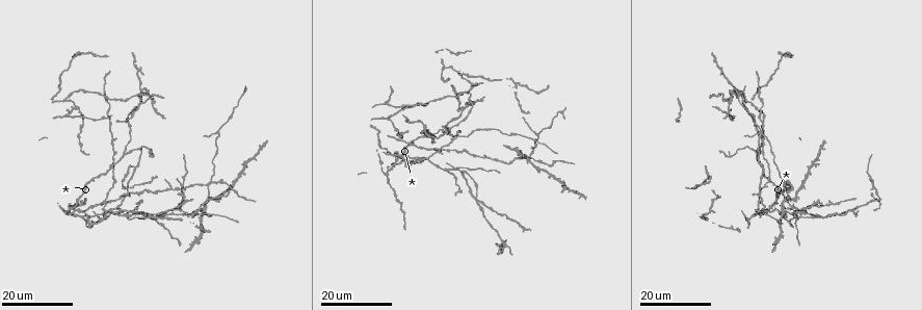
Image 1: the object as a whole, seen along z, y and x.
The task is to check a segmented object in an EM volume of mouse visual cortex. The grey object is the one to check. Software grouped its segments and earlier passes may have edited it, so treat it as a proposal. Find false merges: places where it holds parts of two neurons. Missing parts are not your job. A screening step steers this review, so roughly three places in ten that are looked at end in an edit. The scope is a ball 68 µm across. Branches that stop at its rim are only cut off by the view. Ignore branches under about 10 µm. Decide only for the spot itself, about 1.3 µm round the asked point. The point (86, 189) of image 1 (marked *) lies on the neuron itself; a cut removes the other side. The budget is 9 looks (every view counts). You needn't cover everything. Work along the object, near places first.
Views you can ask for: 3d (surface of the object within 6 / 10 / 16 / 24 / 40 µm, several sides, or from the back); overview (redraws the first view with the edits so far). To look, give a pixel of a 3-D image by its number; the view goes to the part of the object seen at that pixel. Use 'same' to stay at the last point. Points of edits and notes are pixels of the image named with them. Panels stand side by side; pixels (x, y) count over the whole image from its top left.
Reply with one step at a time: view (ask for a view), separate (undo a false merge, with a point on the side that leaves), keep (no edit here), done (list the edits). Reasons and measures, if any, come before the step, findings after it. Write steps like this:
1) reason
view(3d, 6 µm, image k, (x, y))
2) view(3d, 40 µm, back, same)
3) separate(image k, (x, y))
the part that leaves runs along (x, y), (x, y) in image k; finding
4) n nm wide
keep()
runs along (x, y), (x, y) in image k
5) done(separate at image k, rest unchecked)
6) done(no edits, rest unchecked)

three arms meet
view(3d, 16 µm, image 1, (127, 153))

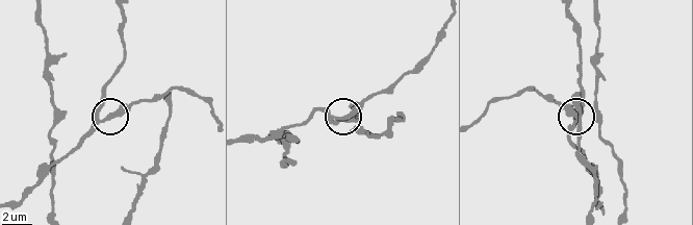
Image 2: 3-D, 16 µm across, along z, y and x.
view(3d, 6 µm, image 2, (340, 117))

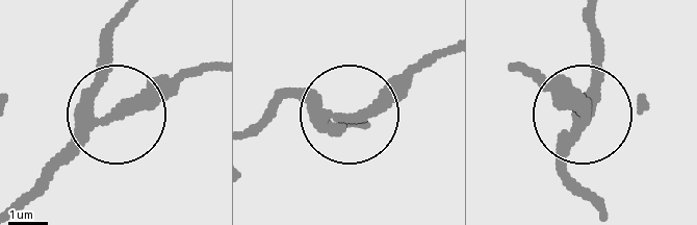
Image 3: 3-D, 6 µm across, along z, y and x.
3 arms
keep()
runs along (253, 127), (292, 98), (342, 118), (362, 115), (418, 61) in image 3; continuous, no second neuron

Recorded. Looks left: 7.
four arms meet
view(3d, 24 µm, image 1, (126, 213))

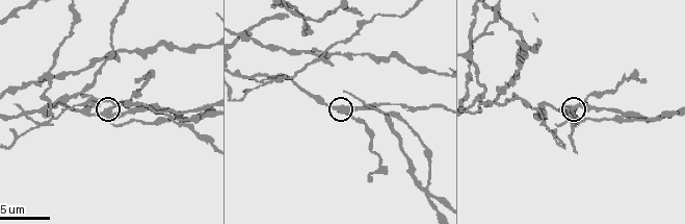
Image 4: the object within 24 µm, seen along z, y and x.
zoom in
view(3d, 6 µm, image 4, (112, 112))

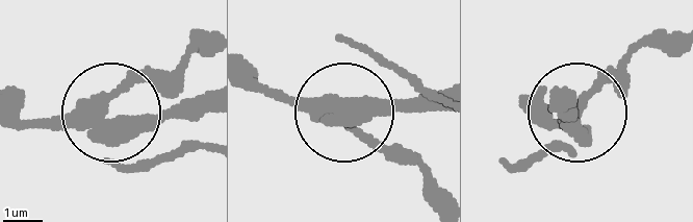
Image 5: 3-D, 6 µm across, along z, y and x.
390 nm wide
keep()
runs along (254, 72), (283, 96), (333, 105), (429, 178) in image 5; one neuron here

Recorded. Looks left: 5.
view(3d, 10 µm, image 4, (515, 73))

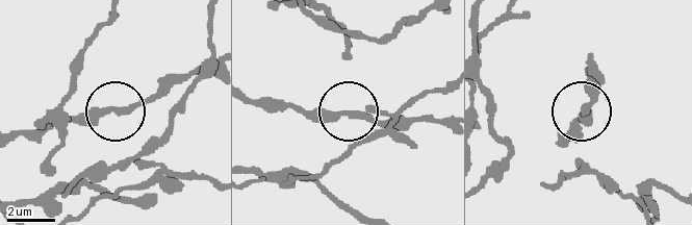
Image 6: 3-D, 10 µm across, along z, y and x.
280 nm wide
keep()
continuous, no second neuron

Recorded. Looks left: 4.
four arms meet
view(3d, 10 µm, image 4, (547, 112))

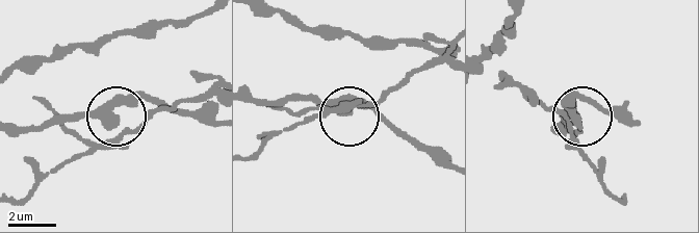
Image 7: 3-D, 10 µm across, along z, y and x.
4 arms
keep()
all the same neuron

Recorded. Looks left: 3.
done(no edits, rest unchecked)

